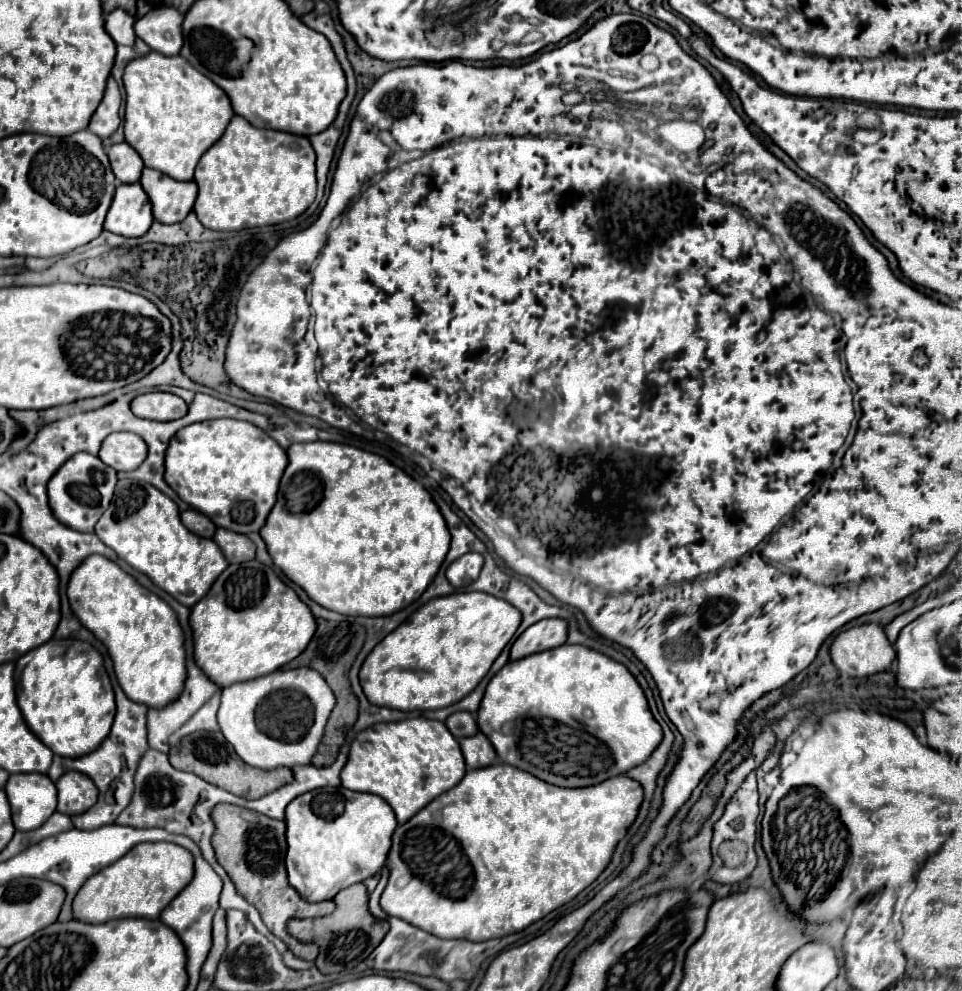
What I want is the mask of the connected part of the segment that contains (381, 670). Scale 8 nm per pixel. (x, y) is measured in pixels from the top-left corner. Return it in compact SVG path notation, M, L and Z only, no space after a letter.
M453 593L419 607L365 659L359 681L373 705L399 711L449 707L467 697L489 673L521 625L521 613L489 593Z

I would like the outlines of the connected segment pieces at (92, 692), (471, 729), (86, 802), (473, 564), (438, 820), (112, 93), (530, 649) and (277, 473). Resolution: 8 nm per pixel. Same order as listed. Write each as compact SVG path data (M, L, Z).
M53 639L15 663L17 703L27 727L57 755L91 753L109 735L115 695L101 653L85 641Z
M467 711L453 713L453 715L451 715L451 717L445 721L445 725L449 727L449 731L451 731L451 733L453 733L457 739L471 737L471 735L475 735L475 733L479 731L475 717L473 717L471 713L467 713Z
M69 771L57 781L57 799L59 813L79 815L97 803L97 787L89 775Z
M465 553L463 557L459 557L449 569L447 569L447 579L453 587L467 587L471 585L481 569L483 569L483 555L481 553Z
M491 765L483 769L471 769L467 775L453 787L449 793L441 793L435 801L431 801L421 813L413 815L405 825L397 827L393 833L393 847L389 851L389 883L381 895L381 907L385 913L401 917L403 921L409 921L417 925L419 929L425 929L437 937L465 937L469 941L487 941L487 939L497 939L505 937L517 931L523 931L531 923L543 919L547 913L555 911L563 903L571 901L577 893L581 893L585 887L589 887L611 863L611 857L615 853L617 843L627 835L629 827L639 815L639 807L643 803L643 787L641 783L633 781L627 775L617 775L611 777L599 785L591 787L579 787L579 789L563 789L563 787L553 787L513 765Z
M109 77L105 97L103 97L101 105L97 107L97 111L93 113L93 117L91 117L89 131L99 135L101 139L111 137L117 131L117 127L121 125L119 107L121 107L121 93L119 93L119 87L117 87L115 79Z
M543 619L529 627L511 647L511 661L523 659L525 655L533 655L539 651L555 649L567 643L569 625L563 619Z
M213 419L181 429L165 455L165 481L193 509L205 513L217 527L253 533L265 525L277 501L287 453L263 429L239 419Z

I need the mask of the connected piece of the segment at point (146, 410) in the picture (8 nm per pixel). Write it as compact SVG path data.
M145 393L133 399L131 409L137 417L153 419L153 421L173 421L181 419L187 413L187 403L171 393Z

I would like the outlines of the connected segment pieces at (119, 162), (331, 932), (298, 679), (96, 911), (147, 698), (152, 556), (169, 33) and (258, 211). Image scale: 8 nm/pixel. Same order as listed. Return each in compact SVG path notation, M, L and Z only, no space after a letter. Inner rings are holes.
M117 143L109 149L111 169L119 183L137 183L143 171L143 161L137 151L131 149L127 143Z
M363 883L351 885L349 889L337 893L333 901L337 907L331 915L325 915L319 919L289 919L287 921L287 931L291 935L293 931L297 931L295 937L299 937L299 941L313 941L319 945L319 957L315 959L315 965L325 975L353 969L357 963L361 963L363 959L371 955L371 951L381 943L381 939L389 931L389 925L385 921L379 921L369 913L369 907L367 907L369 895Z
M299 667L225 687L217 719L221 733L245 763L267 771L277 767L291 769L295 765L311 765L333 707L335 695L327 681L317 671Z
M139 843L121 861L101 869L85 881L73 901L75 919L89 923L105 923L111 919L145 917L159 919L161 911L191 883L195 873L193 855L173 843Z
M101 555L87 557L87 561L83 561L73 571L67 595L69 595L71 609L77 613L79 621L107 647L113 659L119 685L131 701L137 701L151 709L163 709L181 697L187 681L185 637L175 611L165 601L145 591L145 587L141 587L129 573L125 573L119 565L115 565L113 561Z
M121 479L117 483L111 505L95 525L95 535L111 547L119 559L151 577L157 587L185 607L193 607L201 601L229 565L213 539L203 539L181 525L175 501L143 481Z
M157 7L135 21L135 33L153 51L163 55L179 55L183 47L181 33L183 15L173 7Z
M235 115L223 137L197 163L195 183L199 187L195 213L207 229L241 231L277 225L301 215L315 201L315 151L307 137L257 129Z

